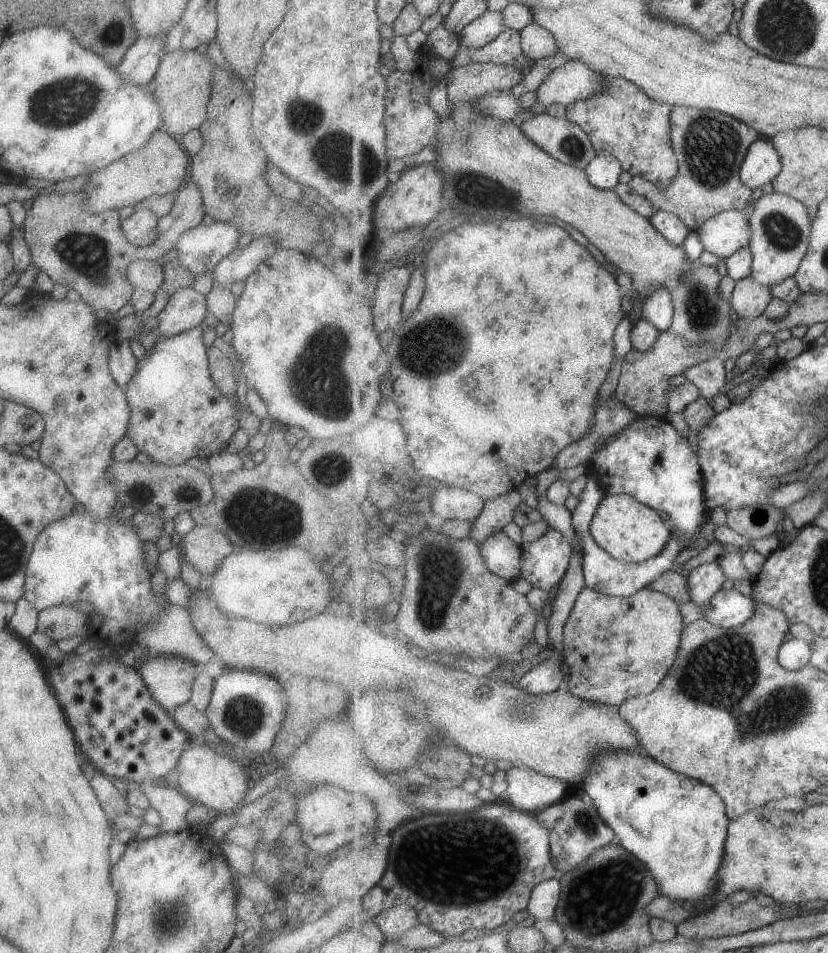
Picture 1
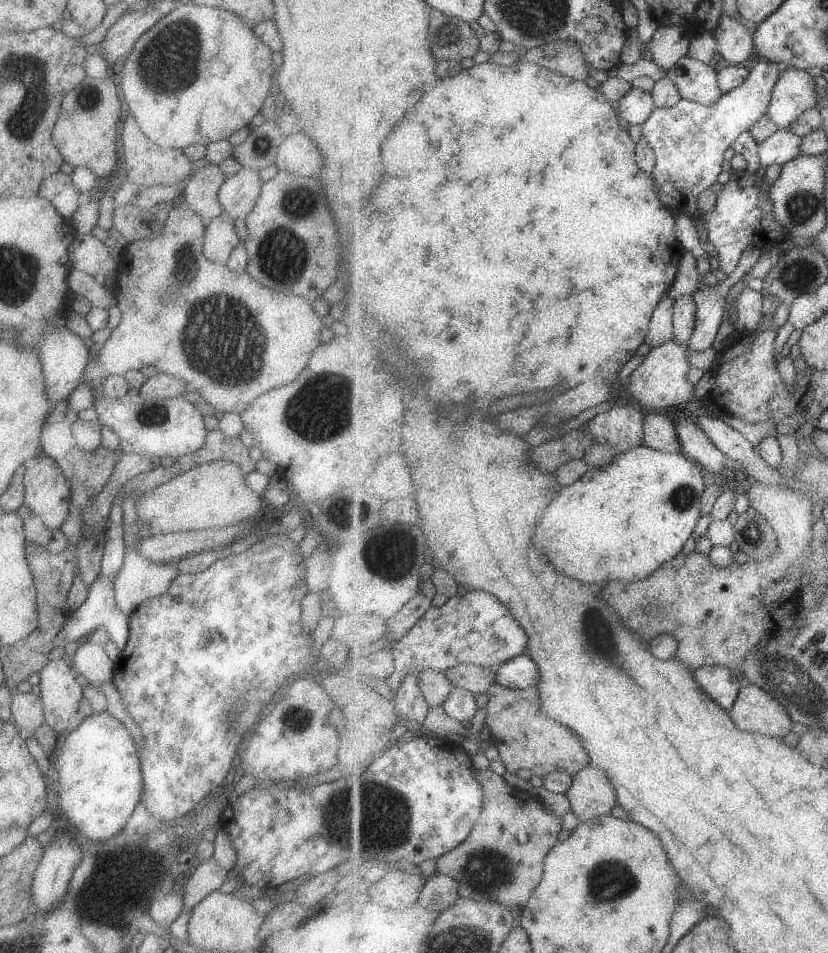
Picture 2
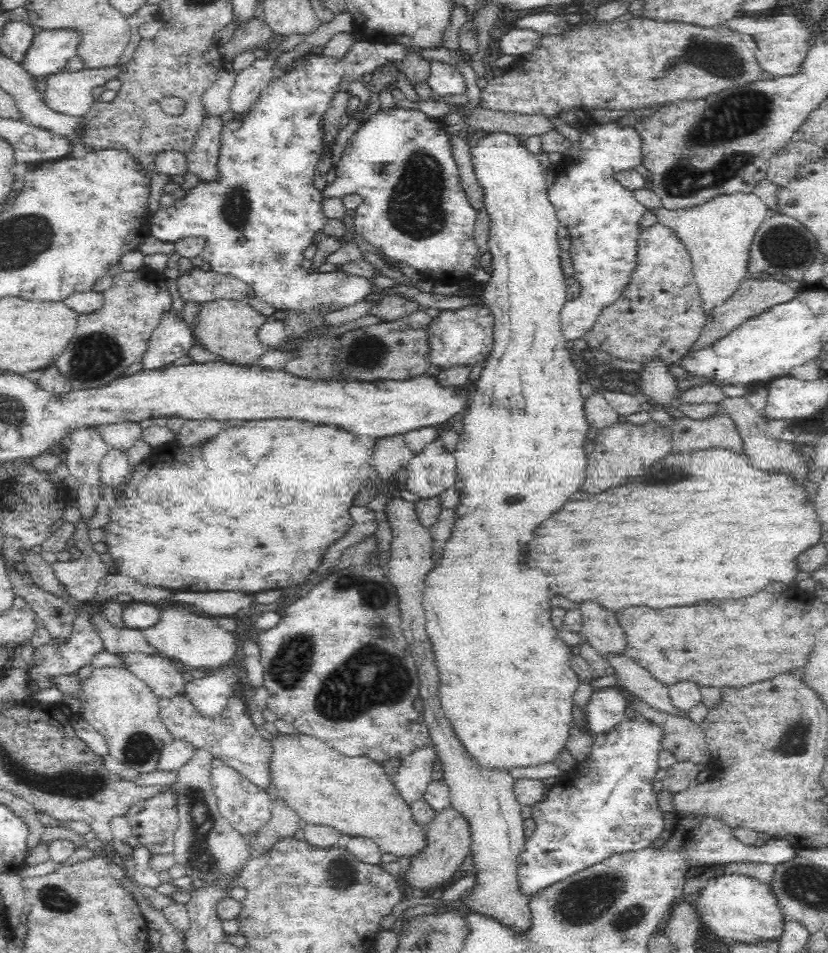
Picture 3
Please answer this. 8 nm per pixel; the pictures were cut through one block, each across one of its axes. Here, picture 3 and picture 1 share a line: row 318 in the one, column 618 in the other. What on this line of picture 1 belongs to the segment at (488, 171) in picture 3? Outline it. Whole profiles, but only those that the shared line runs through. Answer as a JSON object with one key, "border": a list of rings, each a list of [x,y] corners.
{"border":[[[630,494],[606,495],[592,520],[590,531],[597,544],[612,557],[628,562],[642,563],[666,549],[673,532],[665,526],[658,510],[639,502]]]}

